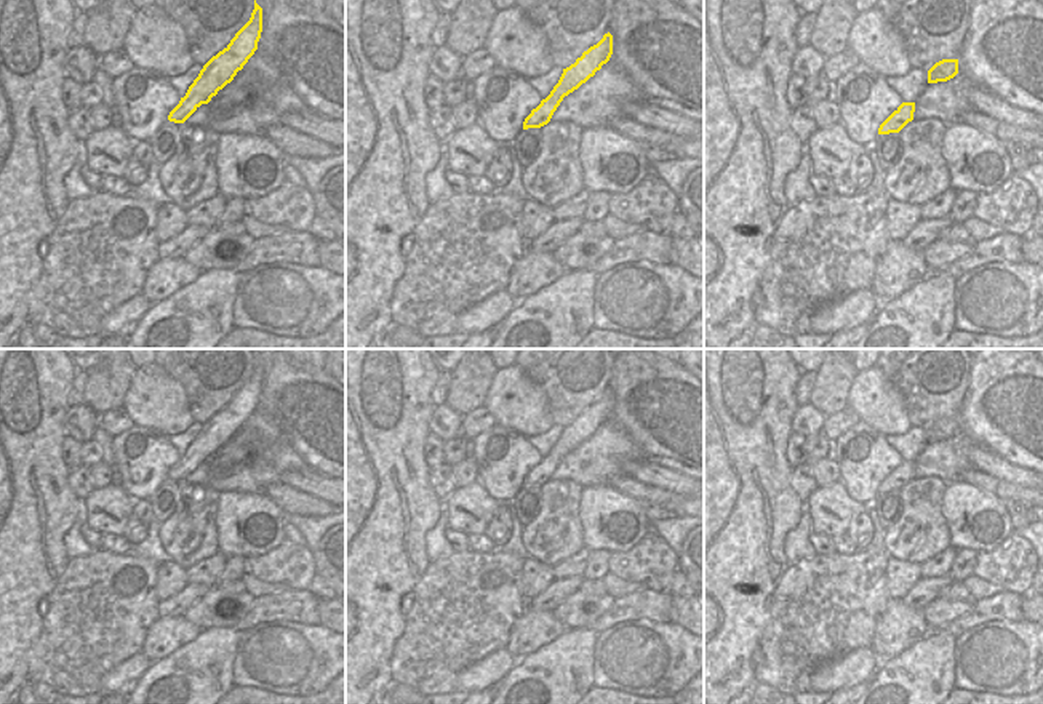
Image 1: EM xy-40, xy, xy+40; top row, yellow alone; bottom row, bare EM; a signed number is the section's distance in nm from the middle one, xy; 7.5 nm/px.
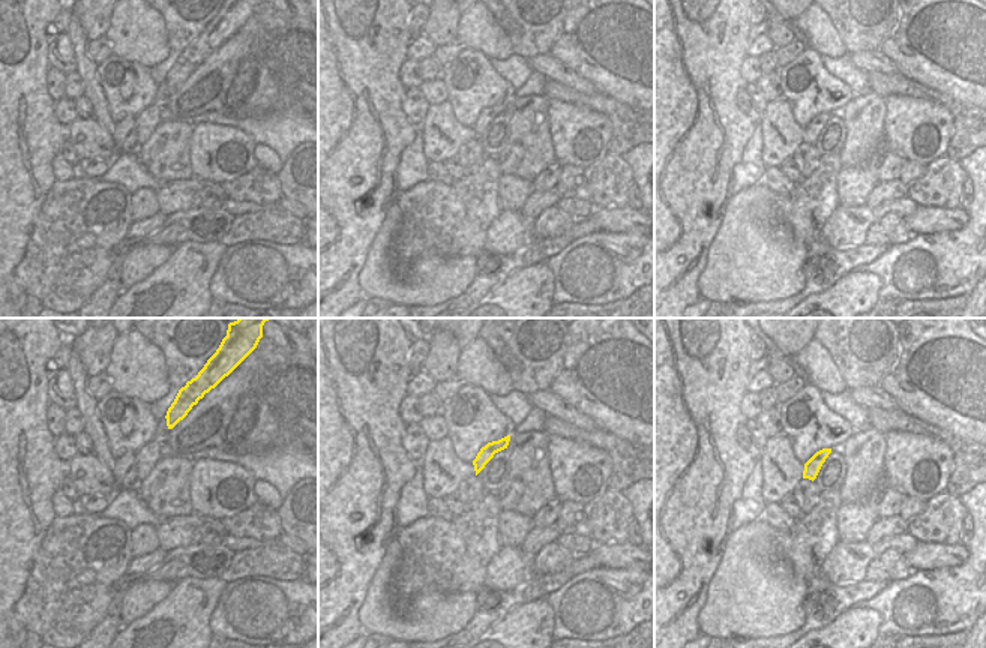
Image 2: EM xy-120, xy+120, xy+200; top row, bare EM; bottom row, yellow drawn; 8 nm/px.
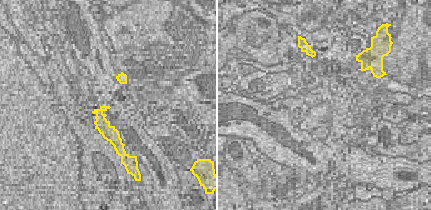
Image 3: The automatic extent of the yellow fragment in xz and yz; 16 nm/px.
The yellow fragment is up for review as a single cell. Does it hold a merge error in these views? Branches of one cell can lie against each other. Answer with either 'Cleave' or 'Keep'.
Cleave

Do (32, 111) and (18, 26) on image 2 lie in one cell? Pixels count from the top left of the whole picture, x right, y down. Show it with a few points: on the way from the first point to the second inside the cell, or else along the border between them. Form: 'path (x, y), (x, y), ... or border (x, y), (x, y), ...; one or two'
path (24, 90), (24, 59), (18, 53), (18, 47); one

